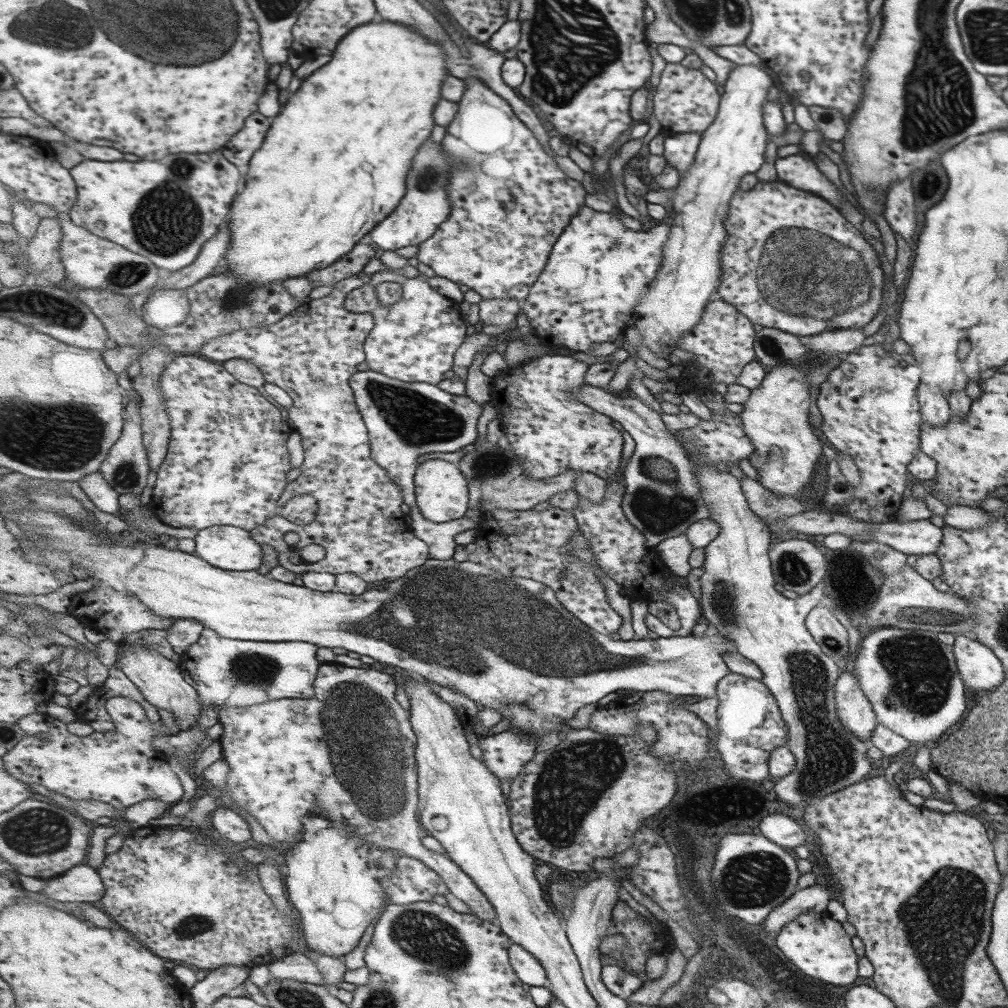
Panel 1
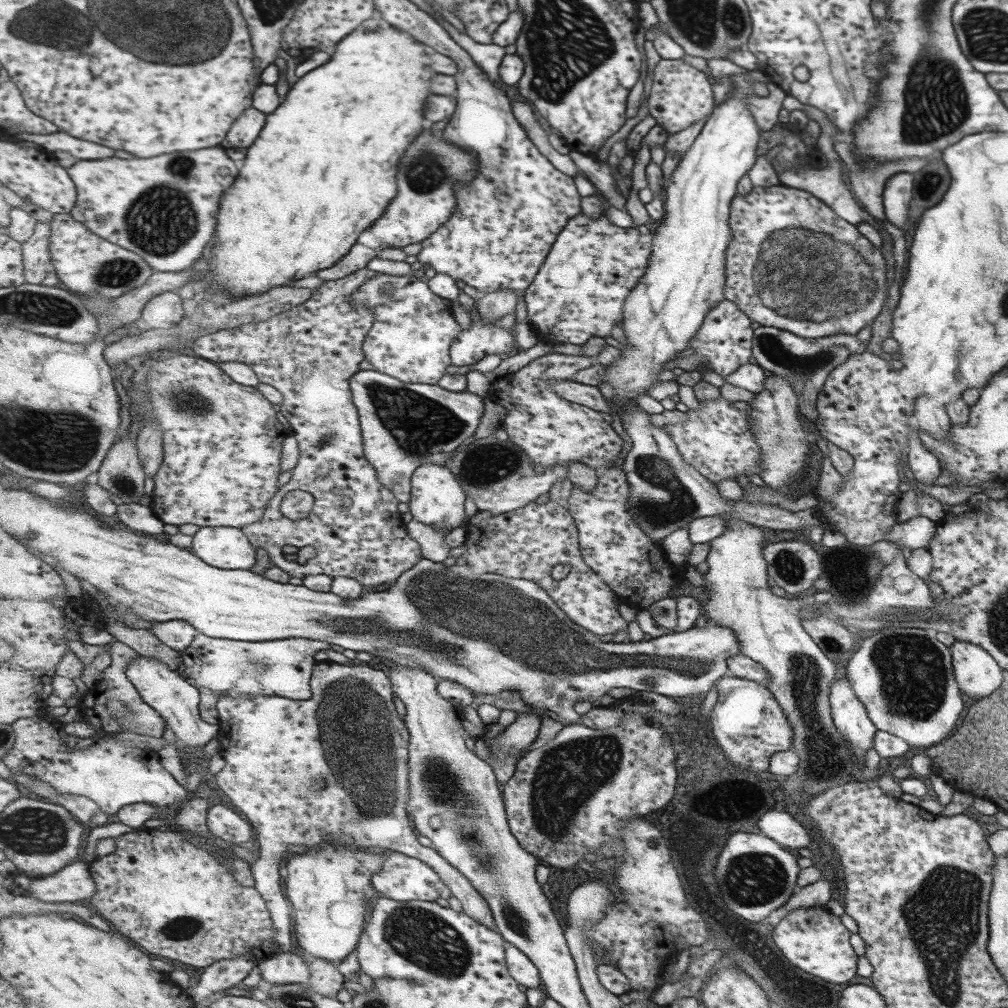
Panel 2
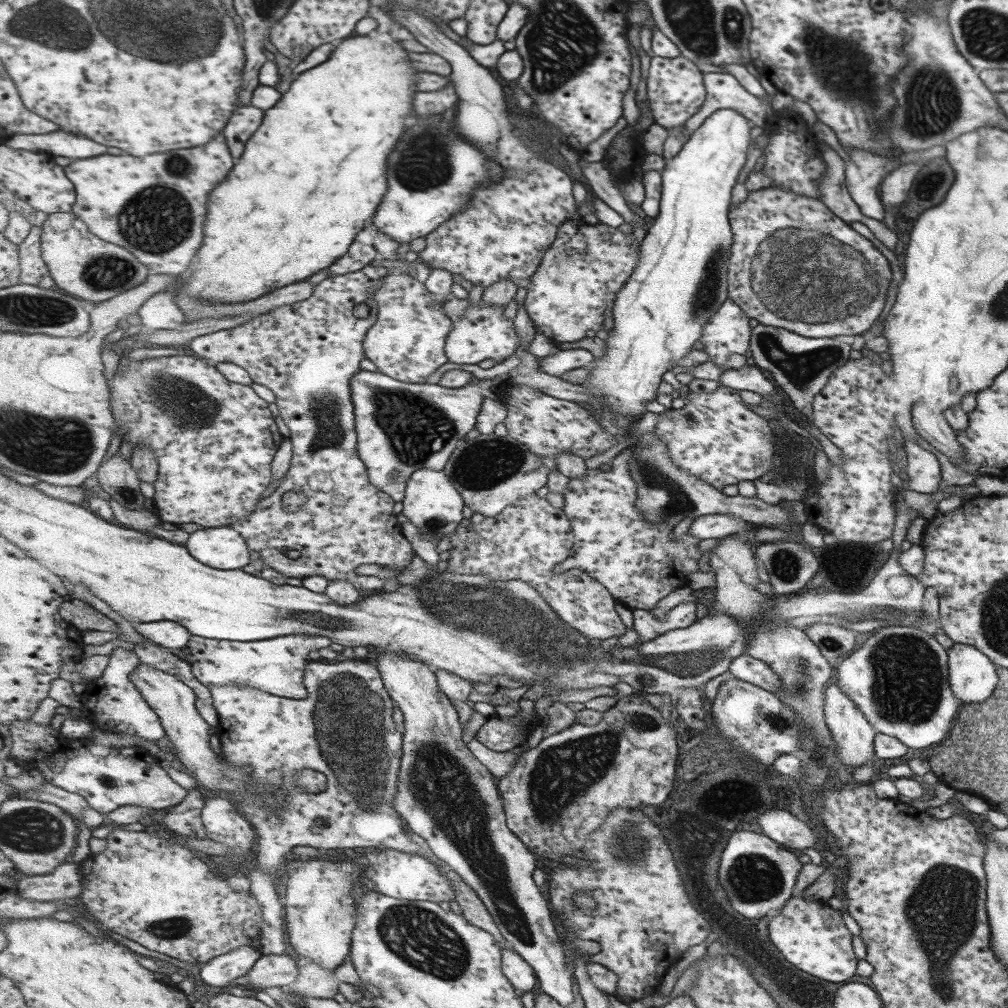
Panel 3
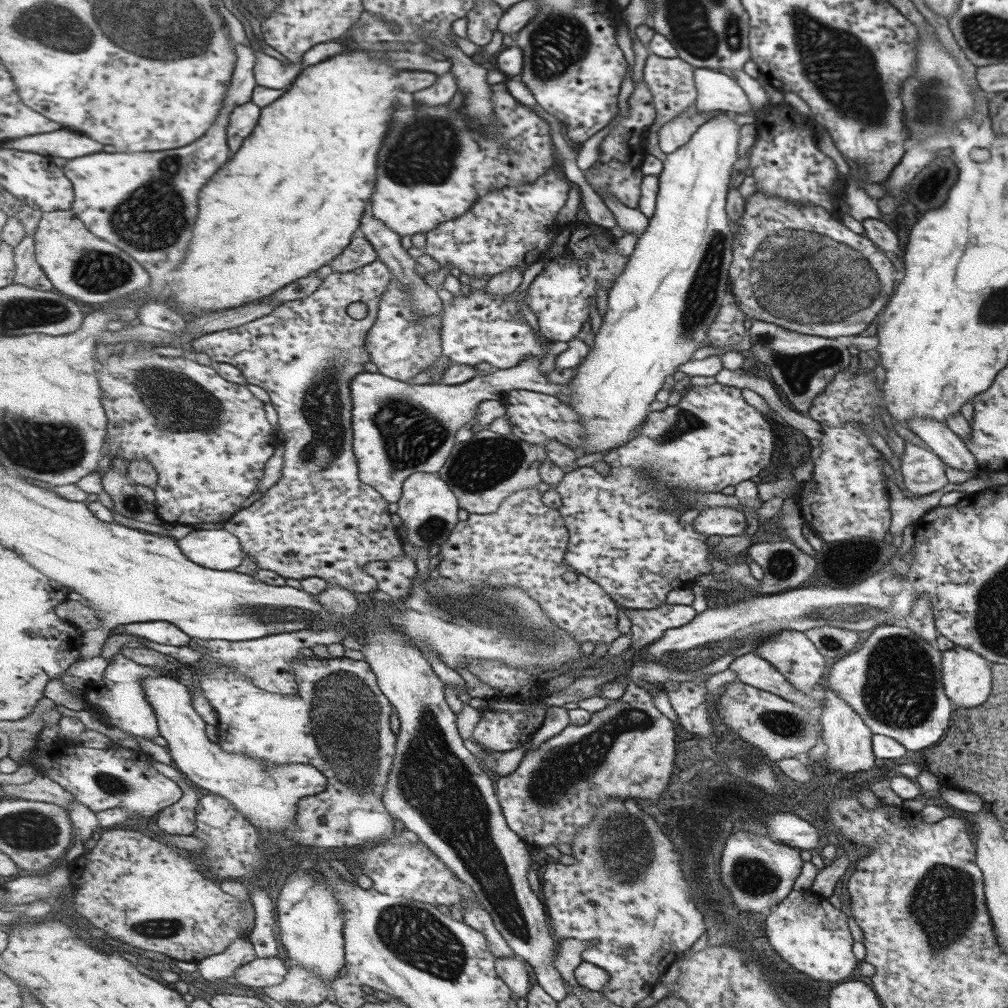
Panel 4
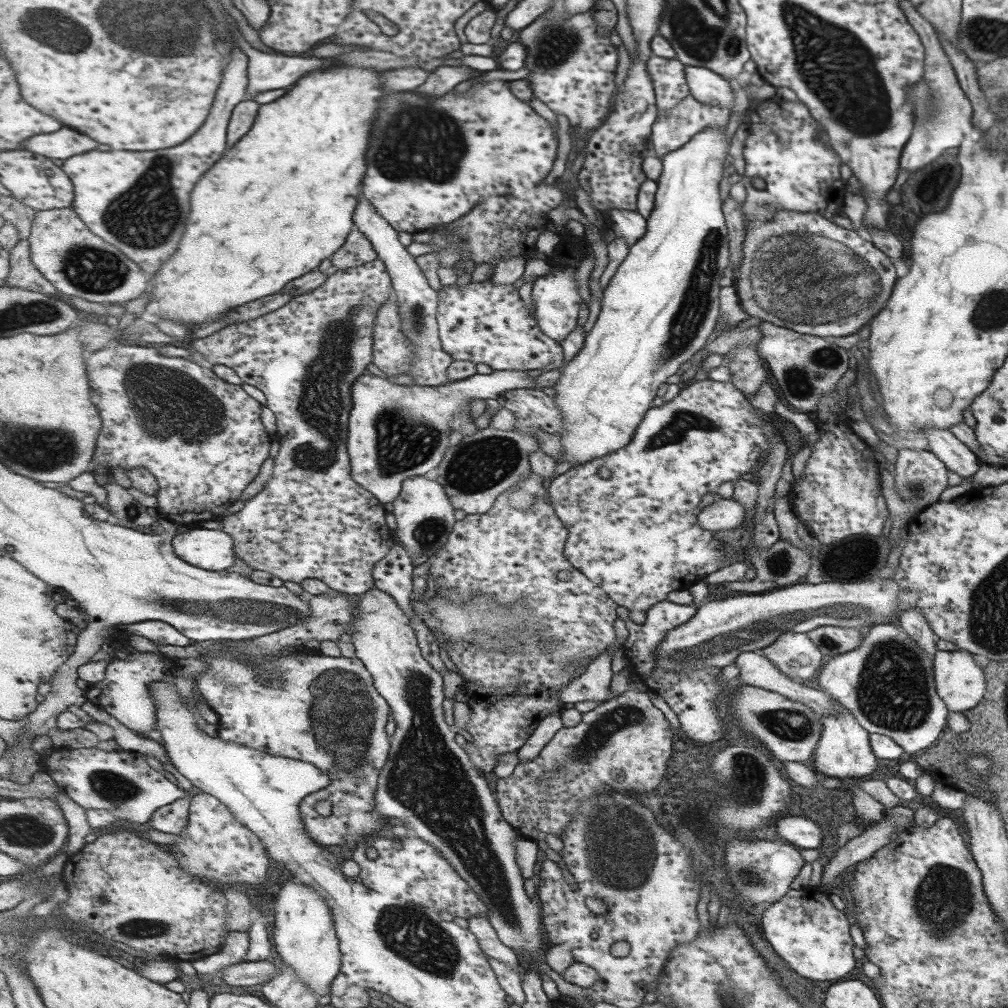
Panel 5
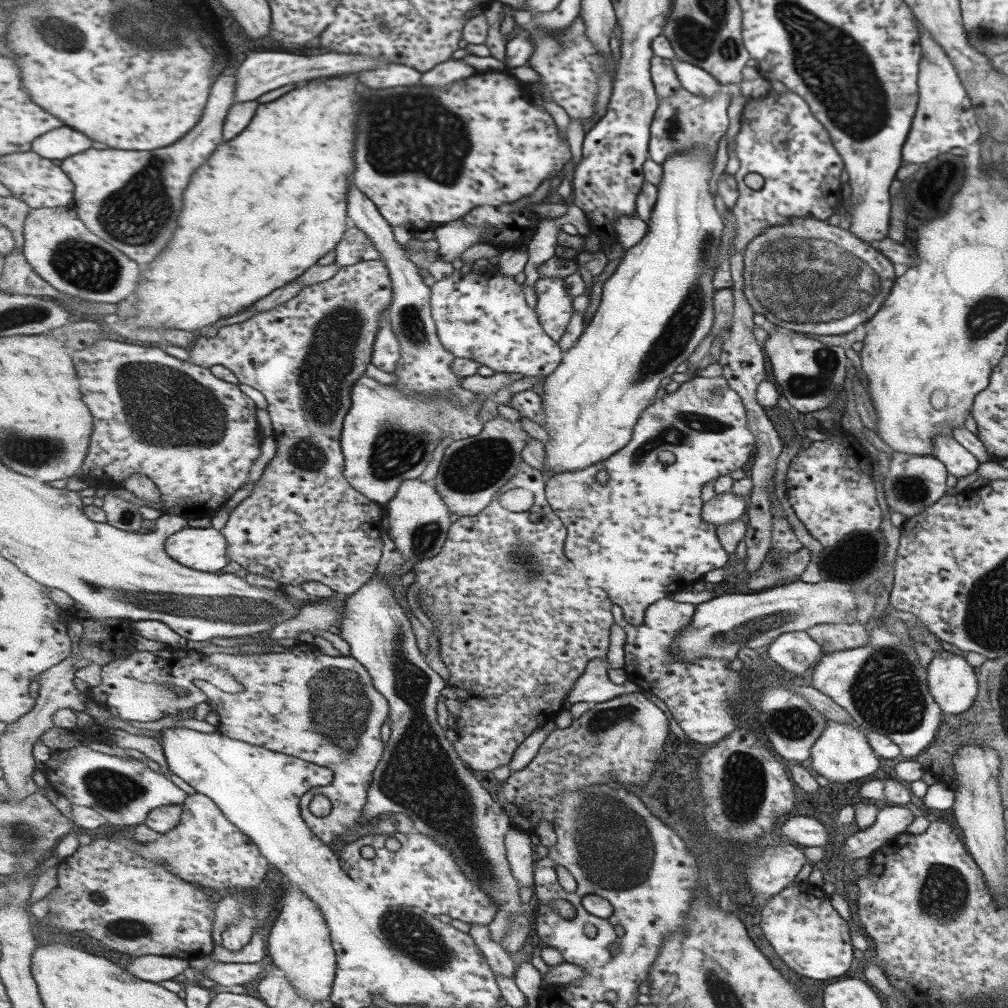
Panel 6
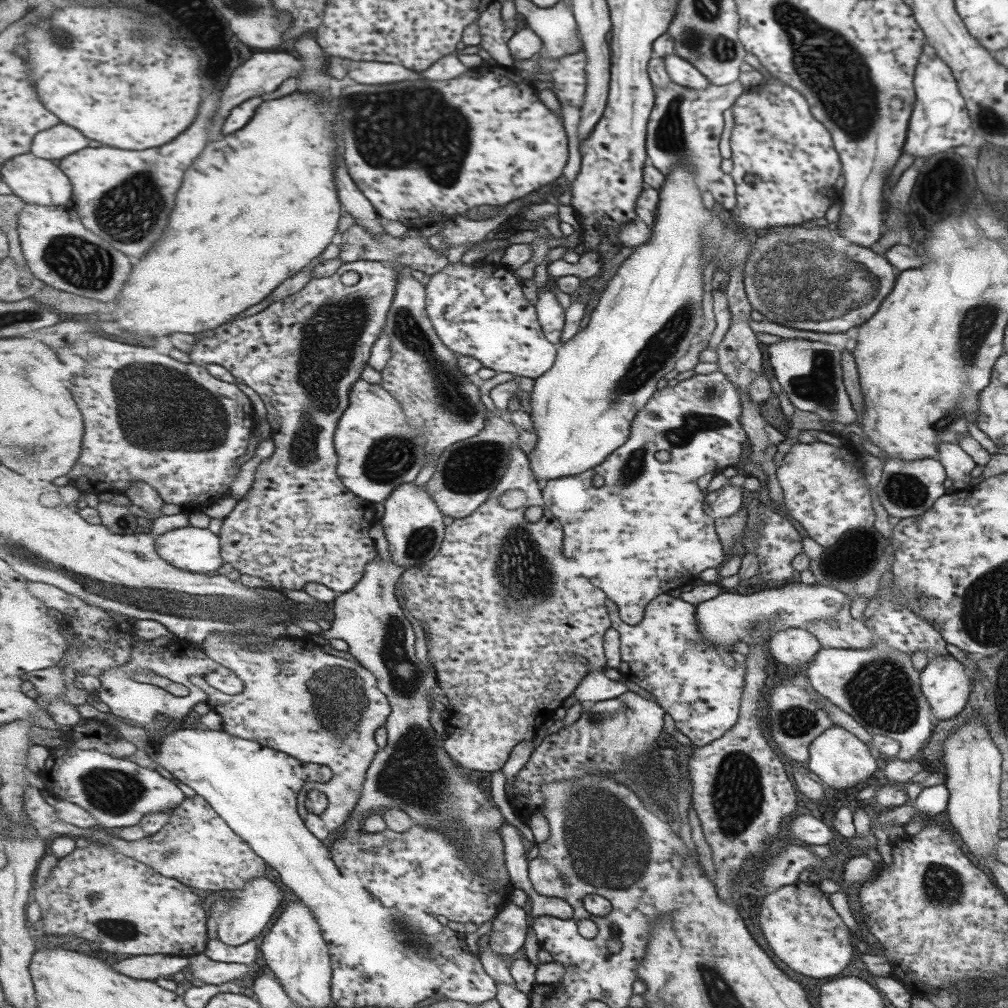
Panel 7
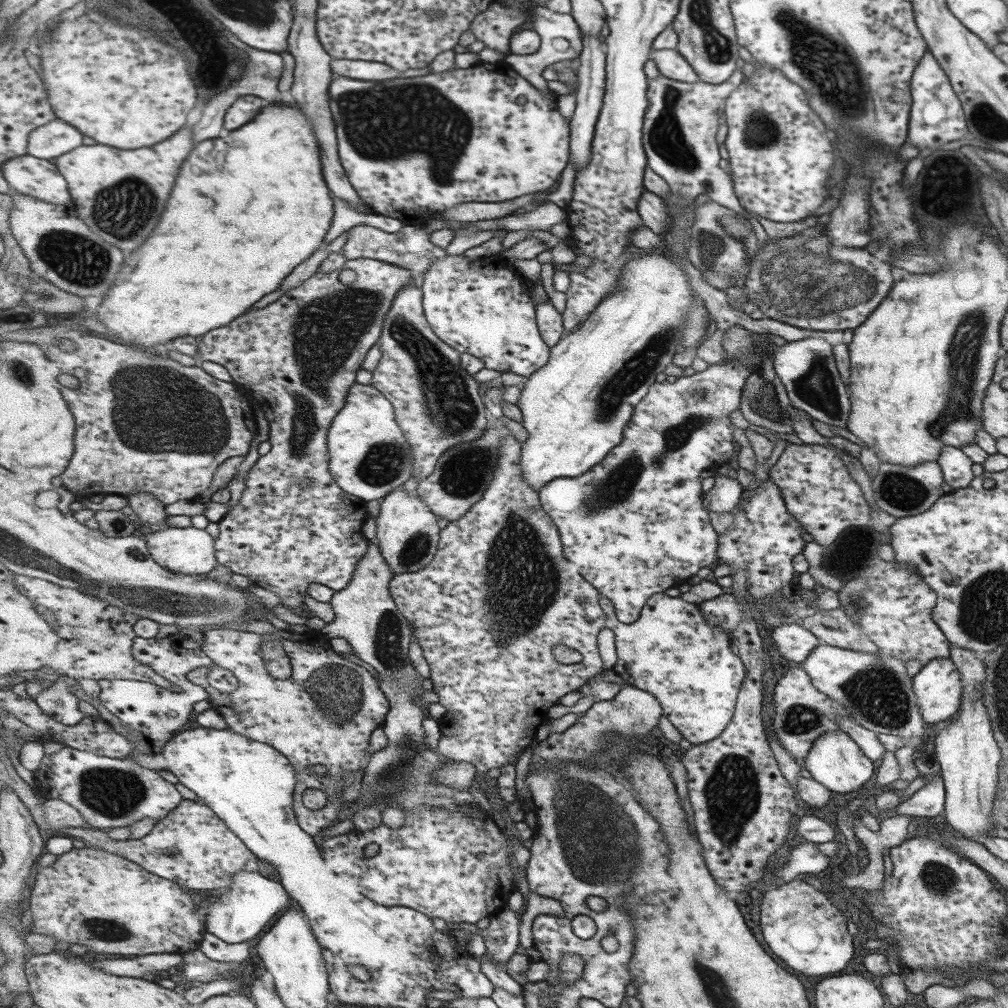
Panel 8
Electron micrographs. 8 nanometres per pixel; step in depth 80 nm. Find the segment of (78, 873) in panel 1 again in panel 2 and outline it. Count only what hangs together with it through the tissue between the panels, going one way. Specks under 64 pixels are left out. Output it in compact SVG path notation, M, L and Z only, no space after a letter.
M83 860L55 874L31 879L27 893L47 902L77 902L93 898L98 886L89 868L90 863Z

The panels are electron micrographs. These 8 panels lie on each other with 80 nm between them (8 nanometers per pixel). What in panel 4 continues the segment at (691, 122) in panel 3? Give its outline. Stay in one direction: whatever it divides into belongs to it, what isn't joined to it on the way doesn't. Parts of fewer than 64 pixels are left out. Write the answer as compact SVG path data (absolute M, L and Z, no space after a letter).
M694 68L694 107L698 112L721 111L736 114L753 110L748 95L735 79L713 69Z

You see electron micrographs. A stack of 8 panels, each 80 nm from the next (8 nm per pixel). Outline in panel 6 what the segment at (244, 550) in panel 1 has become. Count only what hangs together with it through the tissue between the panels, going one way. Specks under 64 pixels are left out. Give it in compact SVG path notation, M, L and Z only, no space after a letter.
M185 527L171 534L167 552L181 564L203 572L221 572L230 563L227 537L215 528Z

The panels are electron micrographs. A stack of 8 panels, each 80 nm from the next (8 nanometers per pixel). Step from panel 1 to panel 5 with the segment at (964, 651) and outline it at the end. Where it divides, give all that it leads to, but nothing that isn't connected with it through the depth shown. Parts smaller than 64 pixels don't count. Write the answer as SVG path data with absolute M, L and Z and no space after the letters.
M934 652L934 685L938 696L952 712L962 713L982 700L986 677L983 669L975 664L970 652Z

